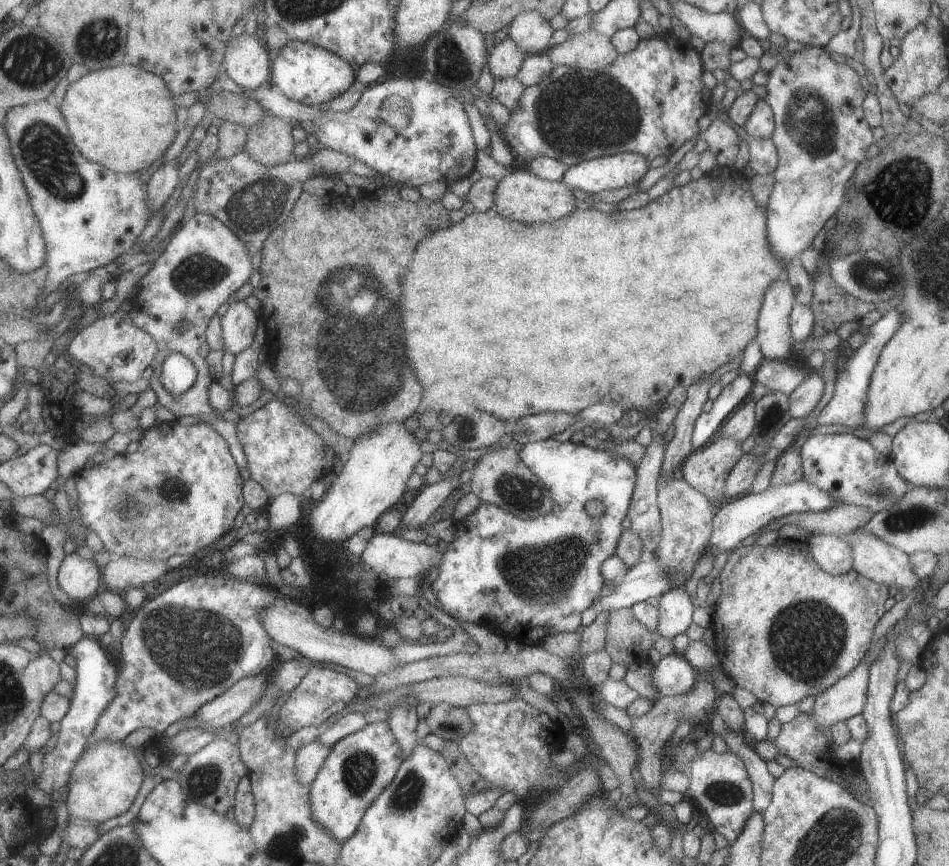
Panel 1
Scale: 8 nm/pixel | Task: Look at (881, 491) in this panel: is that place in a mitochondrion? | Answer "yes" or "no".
yes

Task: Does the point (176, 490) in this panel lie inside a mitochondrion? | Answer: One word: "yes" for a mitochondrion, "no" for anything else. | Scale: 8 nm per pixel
yes

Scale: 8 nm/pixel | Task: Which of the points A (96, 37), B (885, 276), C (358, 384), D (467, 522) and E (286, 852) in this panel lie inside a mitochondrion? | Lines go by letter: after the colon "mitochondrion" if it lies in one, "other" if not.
A: mitochondrion
B: mitochondrion
C: mitochondrion
D: other
E: other

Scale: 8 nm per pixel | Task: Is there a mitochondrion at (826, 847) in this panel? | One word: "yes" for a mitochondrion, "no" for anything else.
yes

